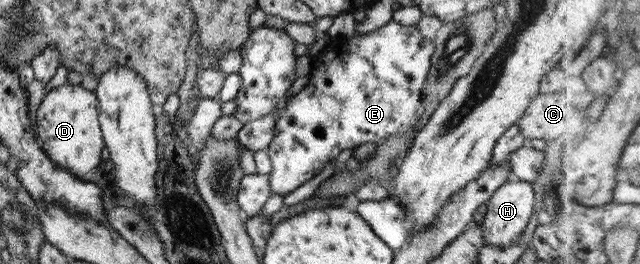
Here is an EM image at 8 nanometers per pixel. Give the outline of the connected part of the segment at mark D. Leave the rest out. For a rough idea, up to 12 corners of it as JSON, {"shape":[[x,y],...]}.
{"shape":[[52,88],[33,112],[35,142],[81,179],[103,141],[93,91]]}

